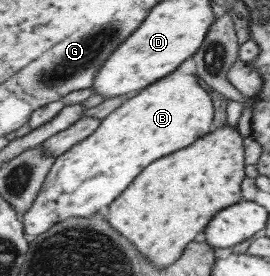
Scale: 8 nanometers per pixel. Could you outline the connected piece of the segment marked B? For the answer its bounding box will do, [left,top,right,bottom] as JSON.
[23,70,212,237]

